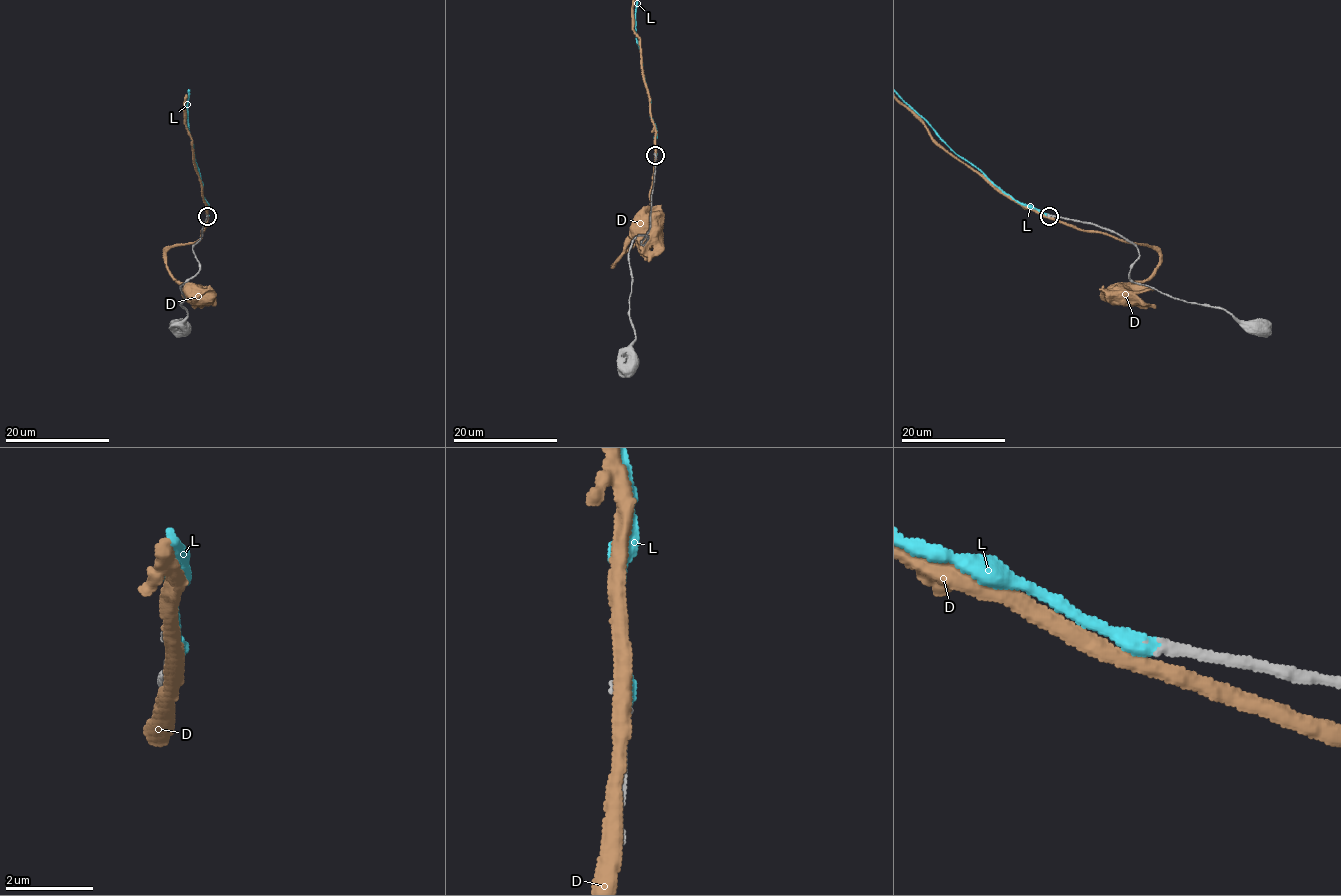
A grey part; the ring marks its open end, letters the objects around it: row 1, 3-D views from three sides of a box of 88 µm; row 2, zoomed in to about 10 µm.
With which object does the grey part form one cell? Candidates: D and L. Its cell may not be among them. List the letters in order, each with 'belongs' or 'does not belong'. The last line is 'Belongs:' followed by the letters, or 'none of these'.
D: does not belong
L: belongs
Belongs: L

